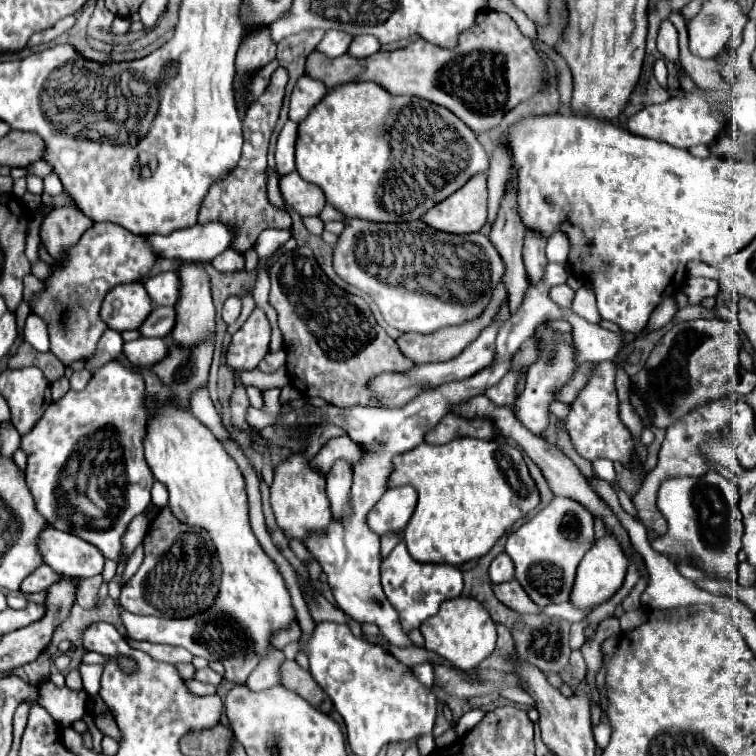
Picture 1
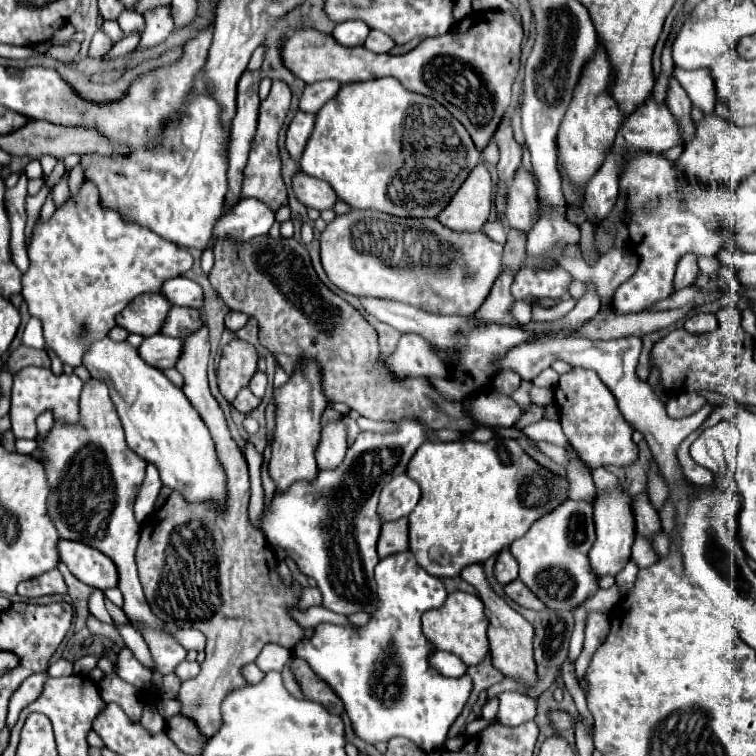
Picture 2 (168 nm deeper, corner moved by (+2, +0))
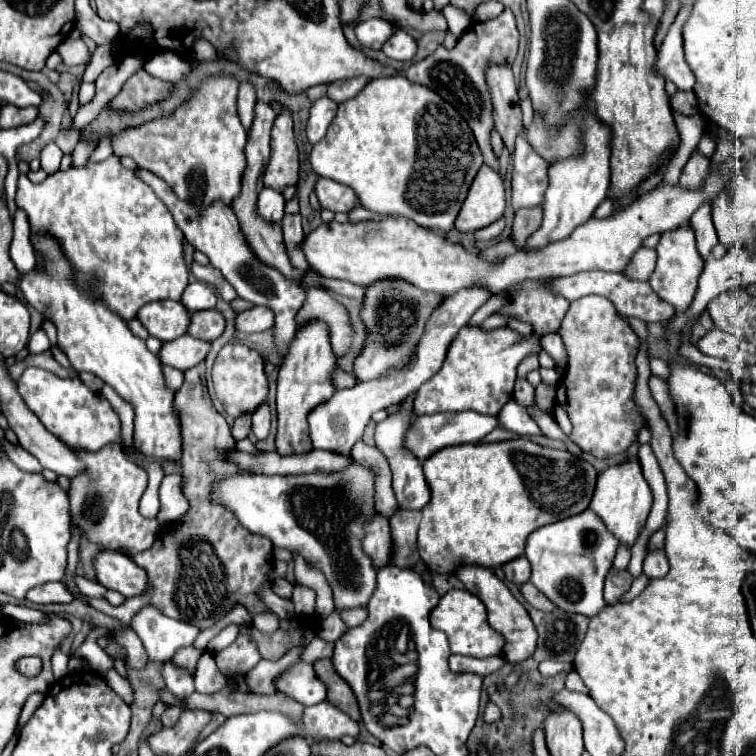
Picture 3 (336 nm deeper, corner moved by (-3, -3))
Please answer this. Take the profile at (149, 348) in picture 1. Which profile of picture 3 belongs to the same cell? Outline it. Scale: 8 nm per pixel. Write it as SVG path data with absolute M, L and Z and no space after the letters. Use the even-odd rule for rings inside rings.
M182 336L174 342L166 342L160 350L160 362L178 370L188 370L206 358L206 340Z

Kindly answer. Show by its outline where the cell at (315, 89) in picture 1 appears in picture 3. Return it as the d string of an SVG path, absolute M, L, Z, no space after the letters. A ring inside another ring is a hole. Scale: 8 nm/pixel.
M364 76L348 78L348 80L338 80L338 82L328 86L328 98L340 104L340 102L356 96L368 82L370 82L370 78L364 78Z

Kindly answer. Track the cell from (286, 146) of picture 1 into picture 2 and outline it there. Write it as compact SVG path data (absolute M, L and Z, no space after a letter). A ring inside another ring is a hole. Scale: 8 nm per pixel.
M297 111L297 115L293 117L287 129L287 137L285 137L285 147L287 147L289 157L293 157L293 161L301 159L305 143L313 131L313 123L315 123L315 115L309 115L303 111Z

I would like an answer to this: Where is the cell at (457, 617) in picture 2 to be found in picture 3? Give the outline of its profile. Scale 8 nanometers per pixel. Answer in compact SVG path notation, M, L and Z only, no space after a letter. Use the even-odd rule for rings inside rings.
M450 590L450 592L446 592L440 598L438 606L432 610L430 624L436 630L442 630L448 636L452 654L474 652L470 656L488 658L488 656L500 656L500 652L502 652L502 646L504 646L502 634L498 634L494 628L490 628L490 624L486 620L484 604L474 594L470 594L468 590Z

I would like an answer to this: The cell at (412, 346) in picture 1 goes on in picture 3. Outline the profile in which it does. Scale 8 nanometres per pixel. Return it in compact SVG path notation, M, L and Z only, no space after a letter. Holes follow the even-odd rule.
M534 206L534 208L522 208L516 212L514 218L514 228L512 228L512 236L518 248L524 246L526 238L536 232L542 224L542 206Z

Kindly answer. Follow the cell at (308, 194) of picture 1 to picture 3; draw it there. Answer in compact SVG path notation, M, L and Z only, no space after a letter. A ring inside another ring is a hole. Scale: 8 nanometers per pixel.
M320 178L316 184L316 194L322 208L328 208L332 212L344 212L348 214L352 208L356 208L358 196L350 186L344 186L340 182L334 182L330 178Z

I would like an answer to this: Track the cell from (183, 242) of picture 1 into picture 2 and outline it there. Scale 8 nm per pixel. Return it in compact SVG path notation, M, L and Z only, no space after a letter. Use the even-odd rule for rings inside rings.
M243 199L233 209L225 211L213 227L213 241L217 239L253 239L265 235L275 223L275 213L257 199Z

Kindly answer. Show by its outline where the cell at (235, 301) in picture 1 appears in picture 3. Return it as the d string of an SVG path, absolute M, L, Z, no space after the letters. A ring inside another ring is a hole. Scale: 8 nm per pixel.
M252 306L250 310L244 310L236 318L236 330L238 332L264 332L274 326L274 312L266 306Z

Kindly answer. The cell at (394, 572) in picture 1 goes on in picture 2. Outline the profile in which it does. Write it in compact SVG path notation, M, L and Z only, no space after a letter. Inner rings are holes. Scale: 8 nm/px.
M409 551L381 559L375 567L375 581L379 607L365 627L351 629L333 623L319 623L309 639L297 643L293 655L305 659L315 675L321 677L321 681L325 681L335 691L335 695L345 705L345 713L349 715L355 735L365 743L375 745L379 741L389 741L391 737L407 737L423 751L441 749L447 739L449 725L461 713L471 693L471 679L467 675L451 679L439 675L427 665L427 655L433 651L433 645L425 639L421 631L421 615L445 603L445 585L439 577L433 577L425 569L421 569Z

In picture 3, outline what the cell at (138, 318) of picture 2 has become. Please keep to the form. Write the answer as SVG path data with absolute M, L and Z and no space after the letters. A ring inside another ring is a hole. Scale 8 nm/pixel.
M174 300L150 302L138 312L138 320L146 326L150 336L162 342L184 336L190 326L190 316L192 314L184 308L184 304Z

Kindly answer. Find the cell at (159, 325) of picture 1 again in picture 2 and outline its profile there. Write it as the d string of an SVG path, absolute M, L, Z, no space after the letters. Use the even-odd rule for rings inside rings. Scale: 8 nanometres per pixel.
M171 307L169 315L165 317L165 323L161 327L163 335L169 337L187 337L191 333L195 333L201 327L201 317L197 309L191 307Z

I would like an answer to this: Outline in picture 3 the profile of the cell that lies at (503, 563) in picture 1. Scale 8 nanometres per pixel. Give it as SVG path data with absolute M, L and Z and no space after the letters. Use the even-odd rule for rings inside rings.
M520 556L520 558L516 558L516 560L508 562L508 564L504 564L502 568L504 568L506 578L510 582L514 582L514 584L524 584L524 582L530 580L530 562L524 556Z

